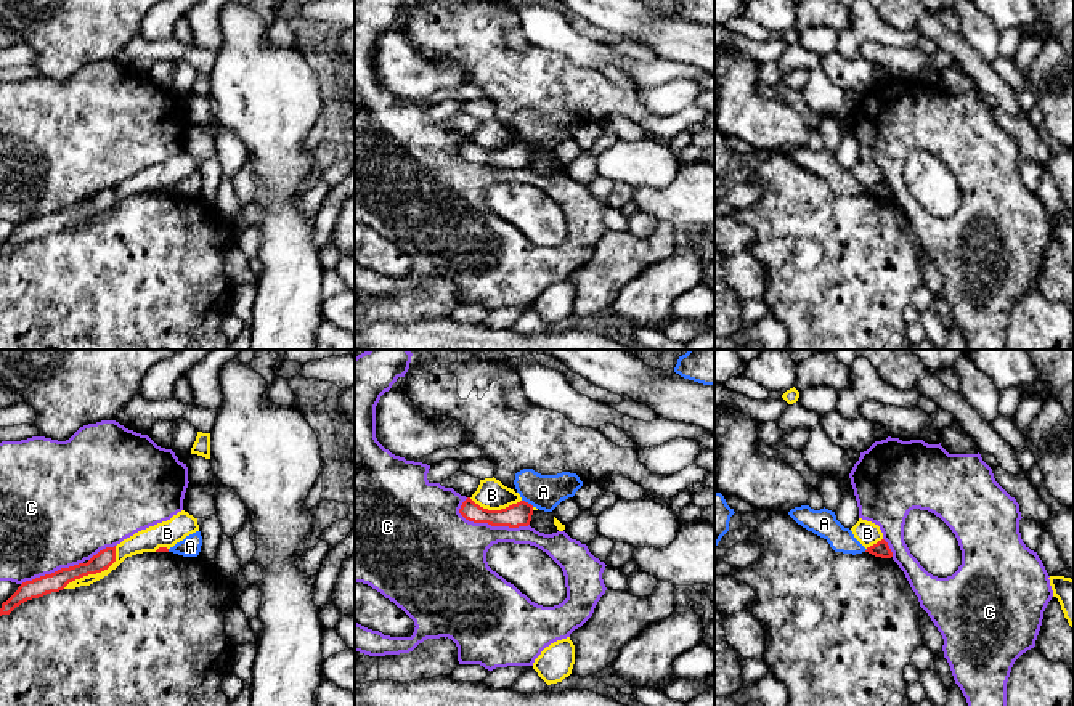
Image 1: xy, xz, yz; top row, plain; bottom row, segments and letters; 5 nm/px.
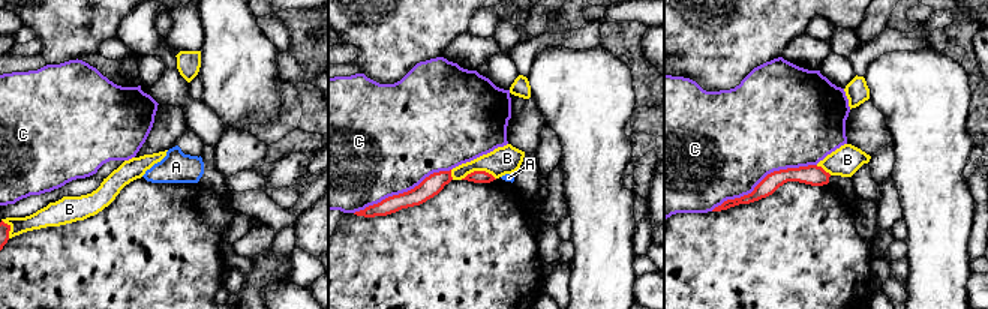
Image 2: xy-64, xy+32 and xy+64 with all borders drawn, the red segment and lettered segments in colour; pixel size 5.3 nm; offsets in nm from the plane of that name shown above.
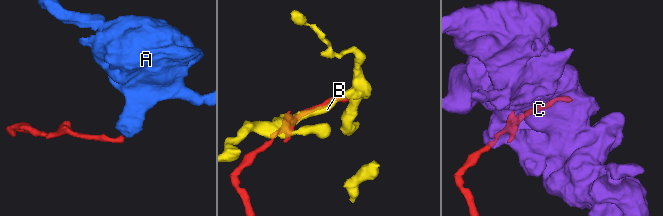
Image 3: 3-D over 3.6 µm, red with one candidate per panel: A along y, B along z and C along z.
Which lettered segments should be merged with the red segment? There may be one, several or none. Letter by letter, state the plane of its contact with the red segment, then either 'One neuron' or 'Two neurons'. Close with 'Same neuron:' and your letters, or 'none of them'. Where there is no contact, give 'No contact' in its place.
A: Touches red in xz. Two neurons
B: Touches red in xy. Two neurons
C: Touches red in xz. Two neurons
Same neuron: none of them

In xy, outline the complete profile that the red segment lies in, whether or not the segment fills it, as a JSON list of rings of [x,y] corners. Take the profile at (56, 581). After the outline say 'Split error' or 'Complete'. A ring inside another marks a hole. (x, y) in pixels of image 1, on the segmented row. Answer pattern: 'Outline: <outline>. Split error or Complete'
Outline: [[[116,546],[100,550],[87,563],[61,568],[51,574],[26,581],[6,602],[2,603],[0,616],[10,615],[16,607],[19,607],[27,600],[39,598],[51,592],[59,592],[75,579],[101,573],[108,570],[114,562],[116,562]]]. Complete

